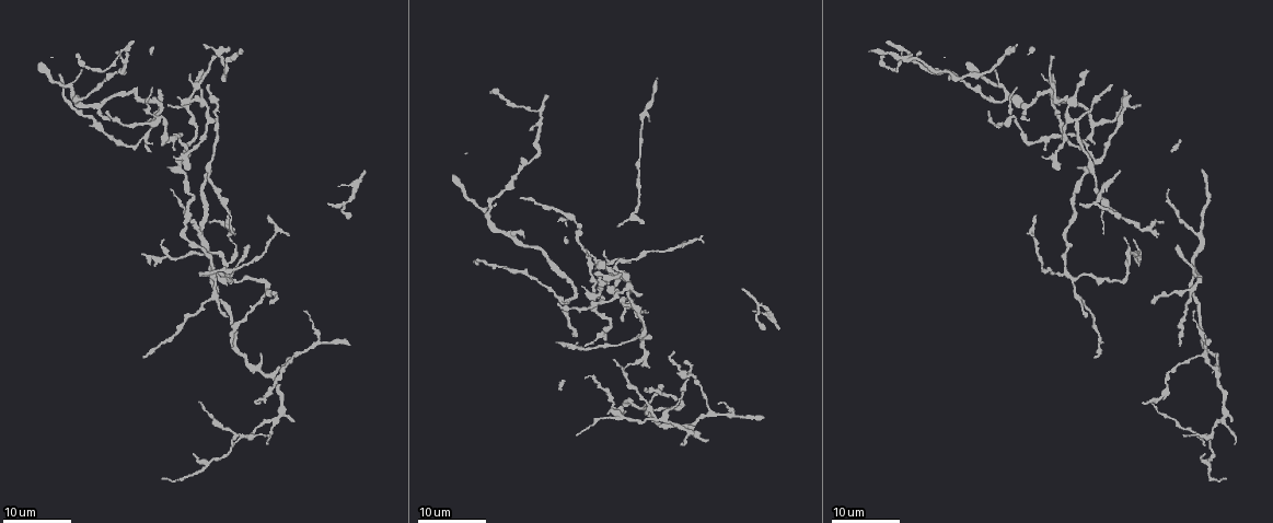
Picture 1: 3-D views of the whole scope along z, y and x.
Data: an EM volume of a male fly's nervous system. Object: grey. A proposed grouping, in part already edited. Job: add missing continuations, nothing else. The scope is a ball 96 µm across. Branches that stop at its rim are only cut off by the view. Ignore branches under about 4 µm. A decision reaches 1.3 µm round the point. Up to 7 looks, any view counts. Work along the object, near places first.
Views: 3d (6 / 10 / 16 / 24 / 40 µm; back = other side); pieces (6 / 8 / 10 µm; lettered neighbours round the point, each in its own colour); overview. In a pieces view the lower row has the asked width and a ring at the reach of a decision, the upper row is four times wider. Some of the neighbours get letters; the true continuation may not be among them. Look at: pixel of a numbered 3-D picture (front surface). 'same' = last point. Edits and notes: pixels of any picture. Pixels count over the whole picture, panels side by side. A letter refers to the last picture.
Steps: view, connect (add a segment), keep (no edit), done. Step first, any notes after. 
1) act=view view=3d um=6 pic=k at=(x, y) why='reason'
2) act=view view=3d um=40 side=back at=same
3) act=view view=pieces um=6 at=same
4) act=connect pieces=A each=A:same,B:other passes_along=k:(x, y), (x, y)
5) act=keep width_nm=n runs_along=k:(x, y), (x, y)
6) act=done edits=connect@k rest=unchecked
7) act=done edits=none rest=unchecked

act=view view=3d um=24 pic=1 at=(231, 345) why='tapers out'

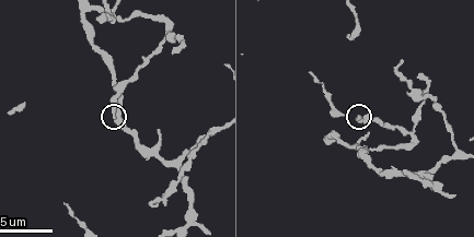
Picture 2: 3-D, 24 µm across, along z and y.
act=view view=pieces um=8 pic=2 at=(112, 117)

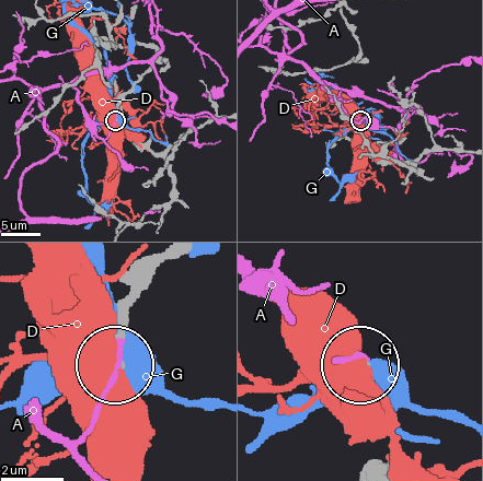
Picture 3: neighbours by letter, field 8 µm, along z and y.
act=keep width_nm=180 each=A:other,D:other,G:other runs_along=3:(159, 267), (127, 314), (117, 359) found='none of them fits'

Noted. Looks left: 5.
act=view view=pieces um=6 pic=2 at=(155, 204) why='long arm stops here'

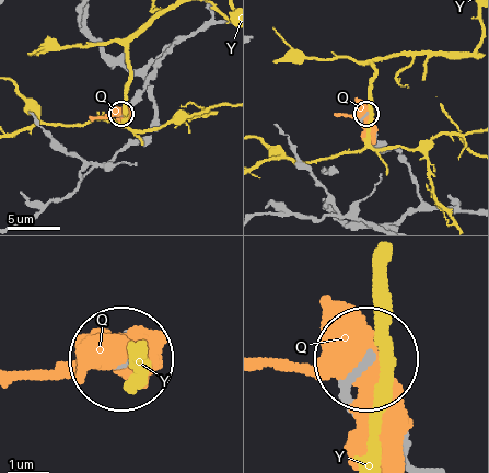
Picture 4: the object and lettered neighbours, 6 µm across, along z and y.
act=keep each=Q:other,Y:other runs_along=4:(134, 69), (149, 67), (175, 41), (138, 97), (119, 114) found='none of them fits'

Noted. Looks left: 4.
act=view view=pieces um=6 pic=2 at=(160, 133)

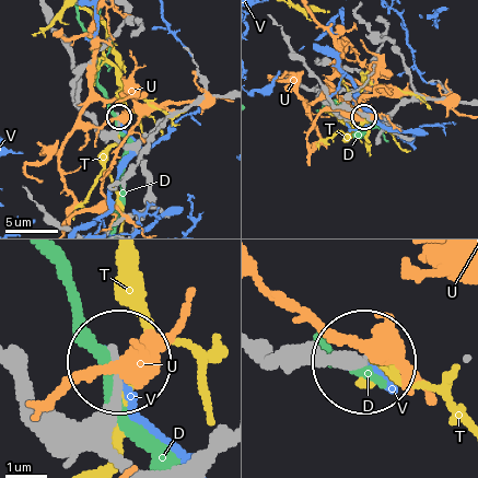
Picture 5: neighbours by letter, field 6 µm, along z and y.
act=keep each=D:other,T:other,U:other,V:other runs_along=5:(20, 374), (34, 396), (76, 417), (107, 396), (118, 368) found='none of them fits'

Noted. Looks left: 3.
act=view view=3d um=24 pic=1 at=(1036, 216) why='free end'

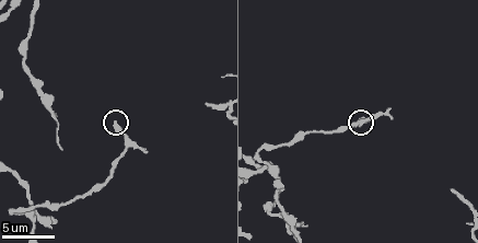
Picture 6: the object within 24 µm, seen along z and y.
act=view view=pieces um=8 pic=6 at=(115, 123)

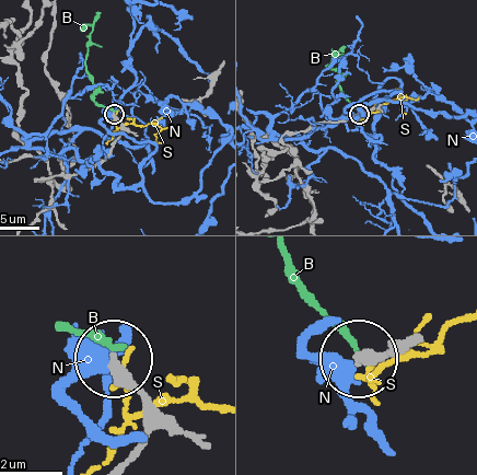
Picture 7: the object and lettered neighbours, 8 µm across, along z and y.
act=keep width_nm=290 each=B:other,N:other,S:other found='no lettered segment goes on from it'

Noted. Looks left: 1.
act=done edits=none rest=unchecked

